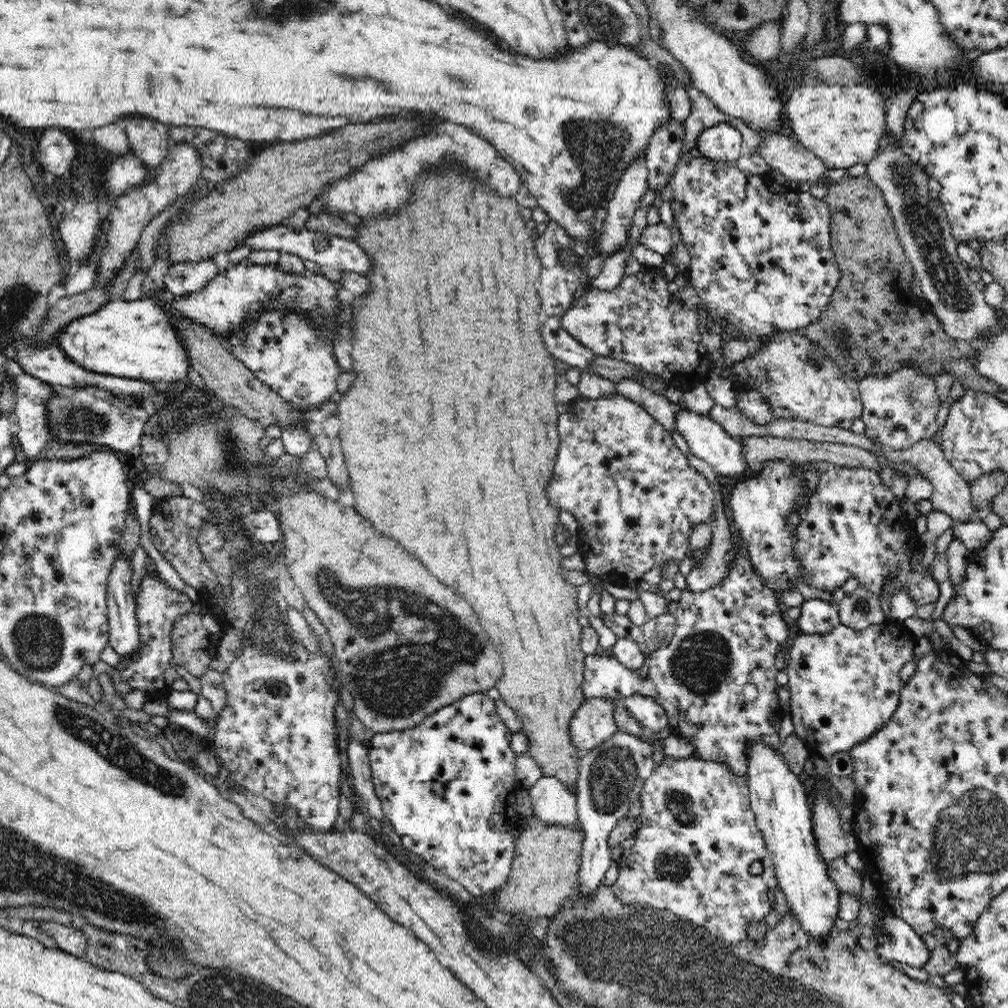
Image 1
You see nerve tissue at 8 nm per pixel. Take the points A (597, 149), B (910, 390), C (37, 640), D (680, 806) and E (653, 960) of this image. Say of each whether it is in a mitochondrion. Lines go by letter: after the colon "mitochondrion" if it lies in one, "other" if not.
A: mitochondrion
B: mitochondrion
C: mitochondrion
D: mitochondrion
E: mitochondrion

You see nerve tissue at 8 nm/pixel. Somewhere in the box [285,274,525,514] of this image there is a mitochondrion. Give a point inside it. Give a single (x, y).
(329, 322)

